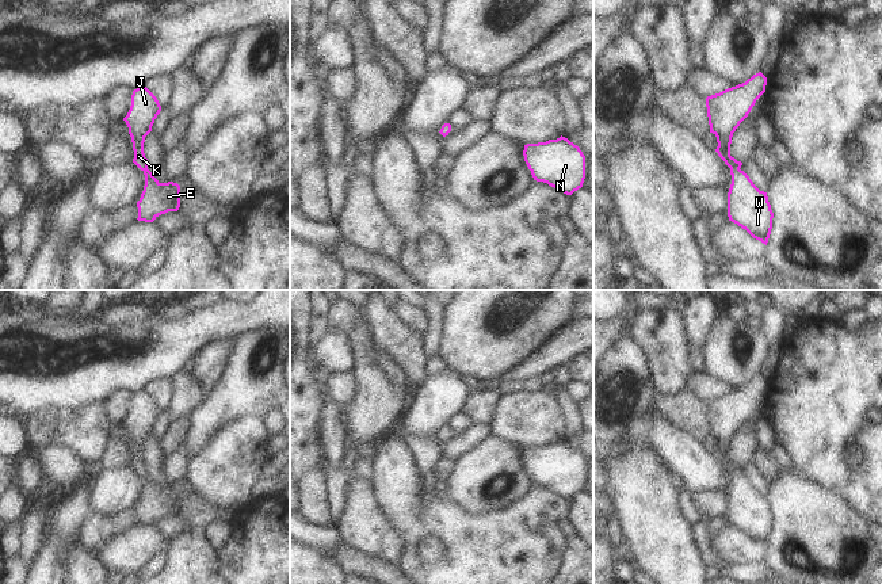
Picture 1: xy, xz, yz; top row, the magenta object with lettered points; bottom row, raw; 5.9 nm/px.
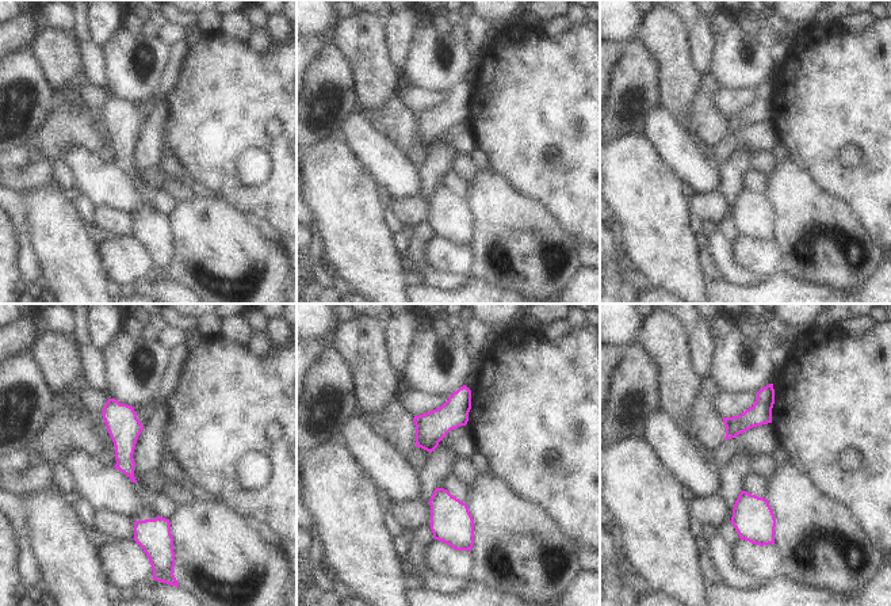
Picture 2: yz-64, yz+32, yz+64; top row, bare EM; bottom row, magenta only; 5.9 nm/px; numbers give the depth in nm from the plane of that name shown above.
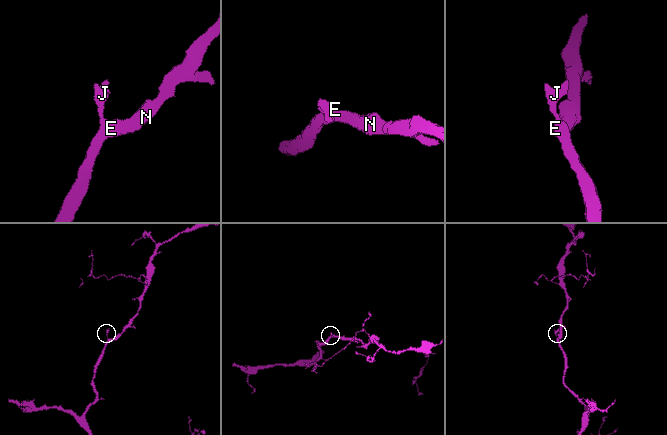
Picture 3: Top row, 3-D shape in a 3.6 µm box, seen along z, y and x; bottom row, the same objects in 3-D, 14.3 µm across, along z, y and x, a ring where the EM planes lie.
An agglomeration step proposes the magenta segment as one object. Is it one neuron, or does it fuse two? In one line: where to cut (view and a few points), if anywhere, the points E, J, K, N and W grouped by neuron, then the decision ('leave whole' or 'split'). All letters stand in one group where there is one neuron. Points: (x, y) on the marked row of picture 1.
cut none; groups E J K N W; leave whole

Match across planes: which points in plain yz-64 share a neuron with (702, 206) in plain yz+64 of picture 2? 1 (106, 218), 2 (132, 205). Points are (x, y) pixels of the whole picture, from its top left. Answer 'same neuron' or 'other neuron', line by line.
1: same neuron
2: other neuron

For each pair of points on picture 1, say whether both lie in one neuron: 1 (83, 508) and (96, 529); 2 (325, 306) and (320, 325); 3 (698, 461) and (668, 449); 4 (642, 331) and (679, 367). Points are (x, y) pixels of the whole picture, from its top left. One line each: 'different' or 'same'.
1: different
2: same
3: same
4: same

